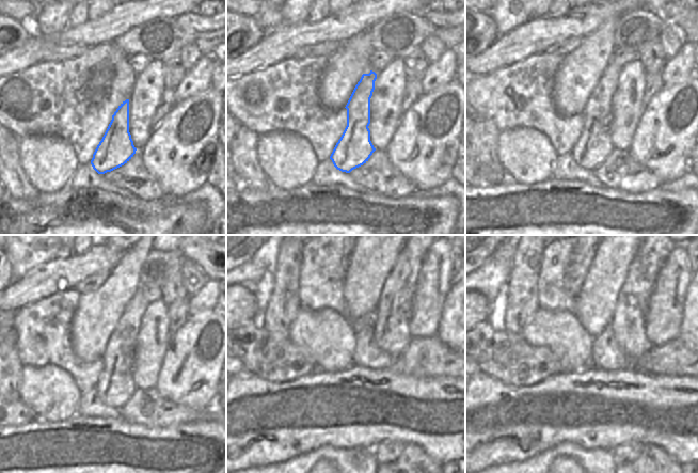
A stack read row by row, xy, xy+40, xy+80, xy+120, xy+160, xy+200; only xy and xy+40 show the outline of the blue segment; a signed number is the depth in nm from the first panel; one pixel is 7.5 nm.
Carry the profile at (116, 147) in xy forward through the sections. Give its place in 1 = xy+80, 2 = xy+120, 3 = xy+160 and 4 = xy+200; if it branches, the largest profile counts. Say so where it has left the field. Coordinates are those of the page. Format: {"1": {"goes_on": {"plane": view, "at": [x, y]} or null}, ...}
{"1": {"goes_on": {"plane": "xy+80", "at": [593, 145]}}, "2": {"goes_on": {"plane": "xy+120", "at": [115, 385]}}, "3": {"goes_on": {"plane": "xy+160", "at": [385, 334]}}, "4": {"goes_on": {"plane": "xy+200", "at": [624, 339]}}}

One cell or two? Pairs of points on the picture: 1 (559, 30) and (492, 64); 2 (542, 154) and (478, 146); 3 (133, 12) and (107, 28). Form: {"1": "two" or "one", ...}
{"1": "one", "2": "two", "3": "one"}

